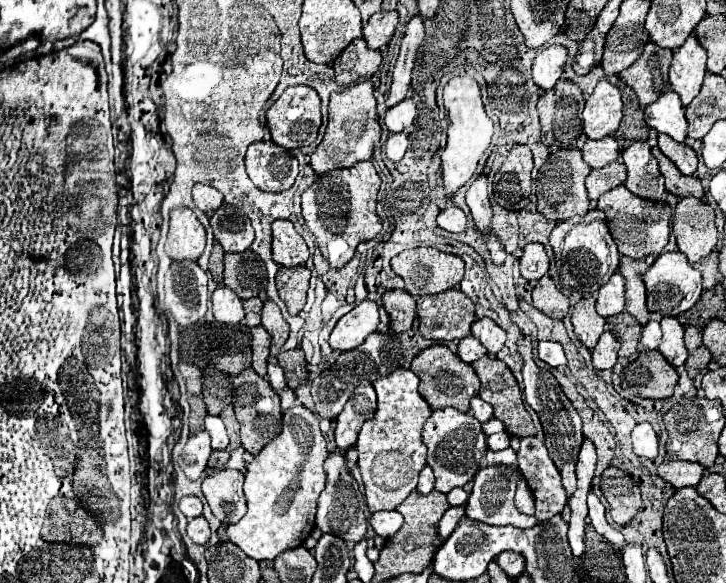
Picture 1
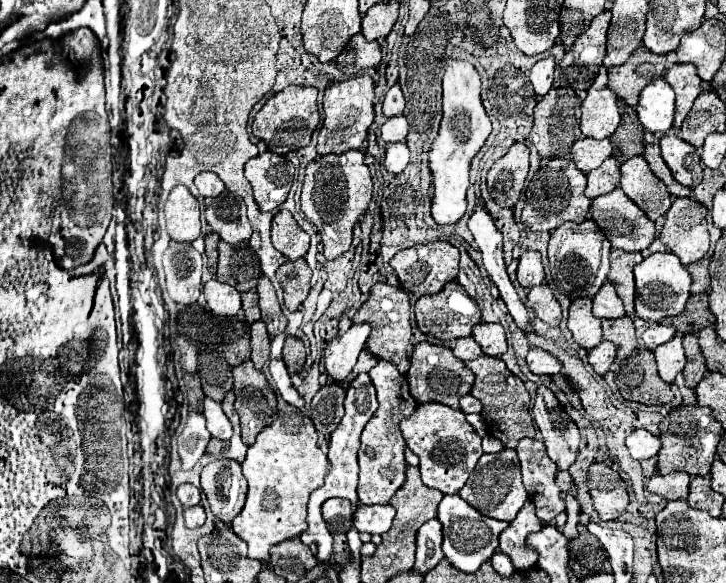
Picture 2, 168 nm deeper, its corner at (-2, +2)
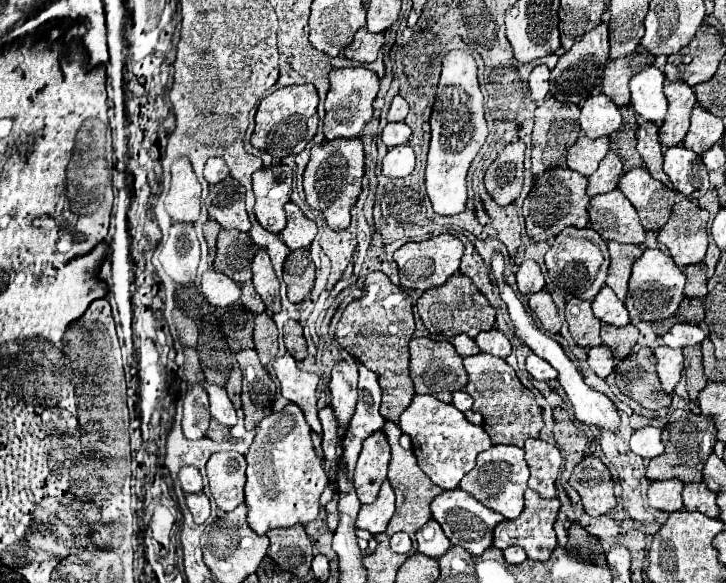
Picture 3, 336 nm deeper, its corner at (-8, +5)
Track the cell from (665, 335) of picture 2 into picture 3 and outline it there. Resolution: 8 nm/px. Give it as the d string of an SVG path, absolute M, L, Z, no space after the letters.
M675 324L661 338L663 338L663 344L669 348L683 348L683 346L701 344L705 338L705 332L695 324Z

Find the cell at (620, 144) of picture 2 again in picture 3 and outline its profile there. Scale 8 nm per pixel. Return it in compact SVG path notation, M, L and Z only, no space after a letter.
M627 122L621 130L613 132L609 138L611 138L611 150L619 154L621 162L625 164L623 168L625 170L631 170L631 168L637 168L637 166L643 166L641 162L641 156L637 152L637 138L635 138L635 132L637 132L637 124L635 122Z

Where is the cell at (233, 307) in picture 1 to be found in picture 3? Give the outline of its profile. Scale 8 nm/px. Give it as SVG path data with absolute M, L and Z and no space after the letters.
M209 270L203 274L203 284L201 290L205 294L205 298L209 300L209 304L213 306L231 306L241 298L241 288L239 284L235 284L231 278L227 278L221 272Z

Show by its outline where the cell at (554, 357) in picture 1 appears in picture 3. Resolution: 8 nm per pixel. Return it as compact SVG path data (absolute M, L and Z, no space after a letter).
M533 352L527 356L527 372L535 380L545 380L545 382L557 378L557 370L553 370L553 366L549 366L549 362L545 362L543 358L539 358Z

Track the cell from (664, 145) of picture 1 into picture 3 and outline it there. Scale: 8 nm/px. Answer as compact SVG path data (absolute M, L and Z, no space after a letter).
M683 144L665 150L665 174L687 198L701 198L709 190L709 176L701 156Z

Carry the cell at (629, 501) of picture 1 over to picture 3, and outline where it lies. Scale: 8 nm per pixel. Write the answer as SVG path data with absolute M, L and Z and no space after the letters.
M587 456L587 458L577 466L577 470L571 474L569 484L579 492L581 500L583 500L583 506L585 506L585 512L587 512L589 516L603 516L603 514L609 514L611 510L615 510L615 506L617 506L615 480L611 478L611 470L609 470L599 458Z

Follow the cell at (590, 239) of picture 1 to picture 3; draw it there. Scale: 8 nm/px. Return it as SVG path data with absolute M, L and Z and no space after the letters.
M591 226L587 228L565 228L559 236L553 238L549 252L545 254L545 264L549 270L549 278L555 286L555 292L569 298L581 298L581 300L593 300L595 294L605 286L607 270L609 270L609 250L607 242L597 234Z

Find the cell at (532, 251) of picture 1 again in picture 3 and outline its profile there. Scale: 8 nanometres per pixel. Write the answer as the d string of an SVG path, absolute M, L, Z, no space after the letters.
M525 260L519 270L517 270L517 288L523 294L533 294L543 290L545 286L545 278L543 272L539 268L539 264L535 260Z

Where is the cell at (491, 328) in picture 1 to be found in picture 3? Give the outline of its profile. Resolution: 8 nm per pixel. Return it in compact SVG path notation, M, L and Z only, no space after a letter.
M493 328L489 332L479 332L475 336L475 342L477 346L481 348L481 352L487 352L487 354L495 354L499 358L507 358L511 354L511 342L507 340L507 336Z

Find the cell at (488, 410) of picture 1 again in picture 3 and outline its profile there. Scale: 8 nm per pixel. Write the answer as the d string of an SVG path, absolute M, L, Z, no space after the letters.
M457 392L457 394L453 394L453 406L459 408L461 412L467 412L473 406L473 398L467 392Z

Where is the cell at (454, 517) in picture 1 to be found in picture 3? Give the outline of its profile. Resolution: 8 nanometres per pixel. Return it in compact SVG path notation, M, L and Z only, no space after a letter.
M431 518L419 532L417 532L417 544L419 544L419 552L429 556L429 558L441 558L449 548L451 542L449 538L443 534L441 526L435 522L435 518Z

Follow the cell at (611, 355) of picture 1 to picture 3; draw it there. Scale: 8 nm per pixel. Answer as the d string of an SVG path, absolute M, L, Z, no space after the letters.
M603 344L589 350L587 362L589 362L589 366L595 370L595 374L599 378L607 378L613 372L613 368L615 368L613 352L609 350L609 346L603 346Z

